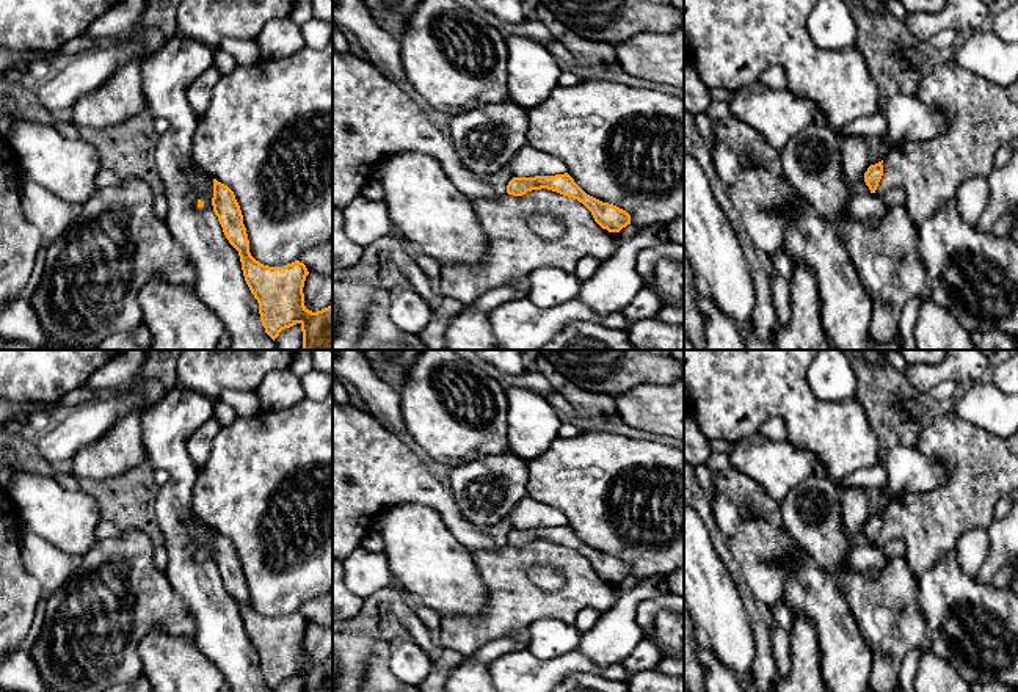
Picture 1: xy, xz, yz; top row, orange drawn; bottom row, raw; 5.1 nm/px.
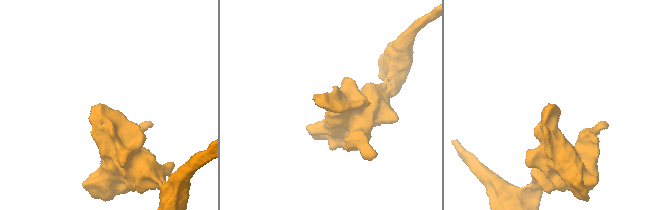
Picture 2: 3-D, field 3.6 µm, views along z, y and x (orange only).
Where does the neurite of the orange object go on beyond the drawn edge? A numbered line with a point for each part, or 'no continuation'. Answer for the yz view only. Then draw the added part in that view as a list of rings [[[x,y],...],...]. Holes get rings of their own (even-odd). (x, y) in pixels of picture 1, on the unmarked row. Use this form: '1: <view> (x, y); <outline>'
no continuation

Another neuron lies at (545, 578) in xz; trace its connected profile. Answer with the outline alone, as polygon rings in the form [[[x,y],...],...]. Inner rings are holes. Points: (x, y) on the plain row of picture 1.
[[[530,568],[529,577],[543,590],[560,590],[563,587],[563,576],[552,568]]]

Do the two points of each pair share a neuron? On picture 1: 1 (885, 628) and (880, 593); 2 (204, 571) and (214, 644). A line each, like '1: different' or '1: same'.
1: same
2: same

